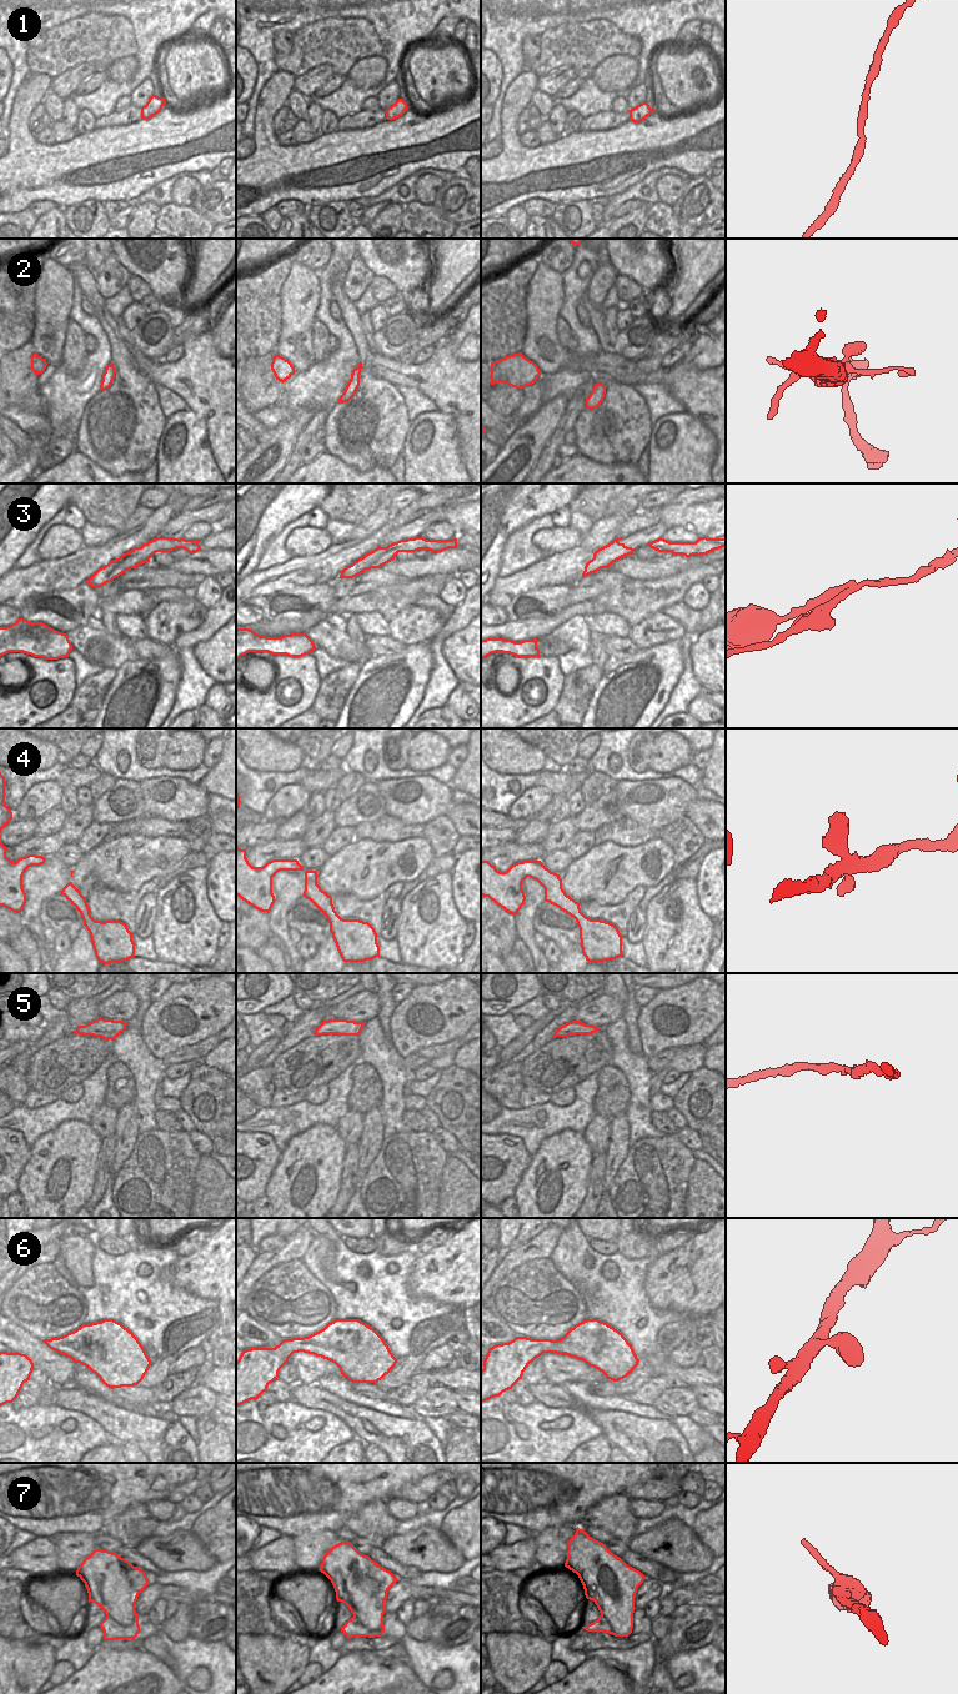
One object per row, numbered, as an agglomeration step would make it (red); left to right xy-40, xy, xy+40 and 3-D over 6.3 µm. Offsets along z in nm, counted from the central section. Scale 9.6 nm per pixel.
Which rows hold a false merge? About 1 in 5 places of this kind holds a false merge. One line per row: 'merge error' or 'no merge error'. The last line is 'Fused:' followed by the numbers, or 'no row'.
1: no merge error
2: no merge error
3: merge error
4: no merge error
5: no merge error
6: no merge error
7: no merge error
Fused: 3

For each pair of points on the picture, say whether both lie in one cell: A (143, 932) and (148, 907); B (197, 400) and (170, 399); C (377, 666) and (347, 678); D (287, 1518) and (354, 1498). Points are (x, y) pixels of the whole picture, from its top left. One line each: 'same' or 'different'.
A: same
B: different
C: different
D: same

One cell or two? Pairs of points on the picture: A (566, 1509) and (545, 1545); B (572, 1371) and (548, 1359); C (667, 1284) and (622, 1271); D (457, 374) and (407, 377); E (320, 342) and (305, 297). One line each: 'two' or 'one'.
A: two
B: one
C: two
D: one
E: two

